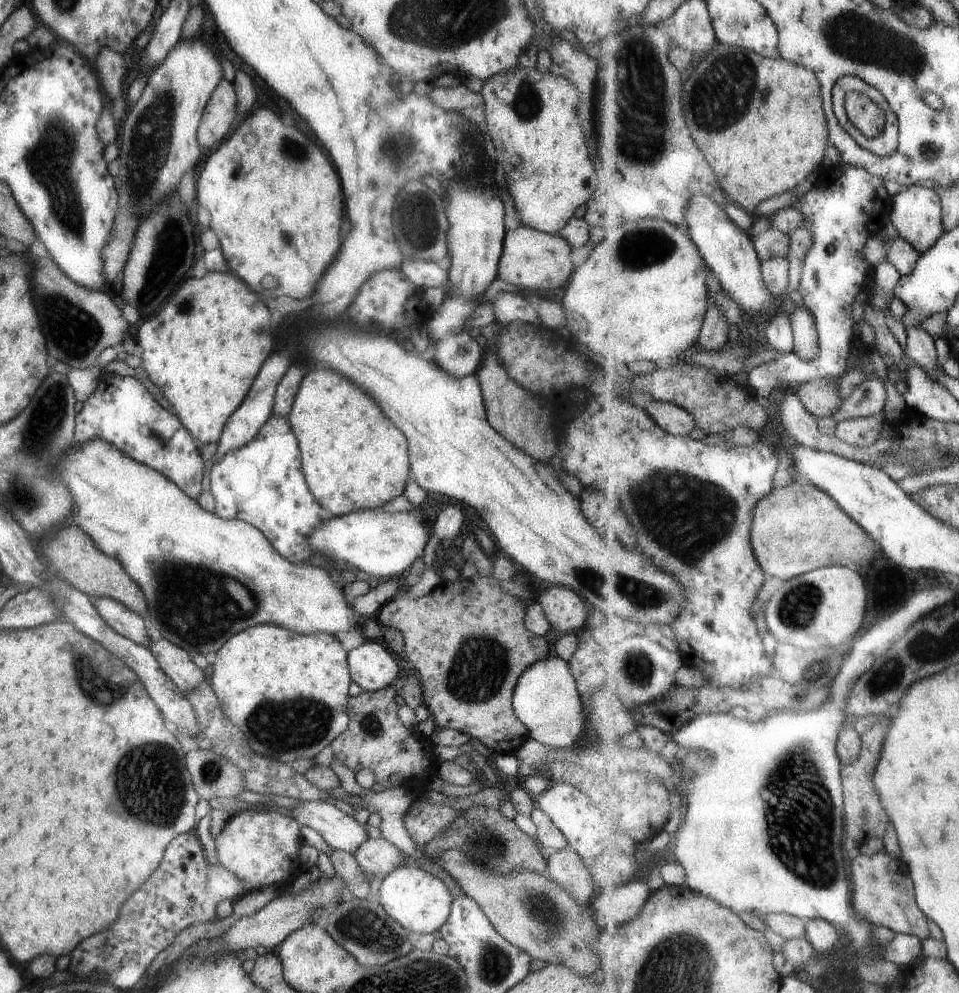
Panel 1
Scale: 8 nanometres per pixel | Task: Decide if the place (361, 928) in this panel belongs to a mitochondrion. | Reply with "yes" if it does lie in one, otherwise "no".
yes

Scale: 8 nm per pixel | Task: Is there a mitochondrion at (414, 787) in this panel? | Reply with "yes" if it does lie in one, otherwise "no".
no

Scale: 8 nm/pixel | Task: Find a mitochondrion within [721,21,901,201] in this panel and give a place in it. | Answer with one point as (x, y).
(864, 121)

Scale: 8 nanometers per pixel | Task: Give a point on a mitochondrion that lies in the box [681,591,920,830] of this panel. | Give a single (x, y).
(886, 679)

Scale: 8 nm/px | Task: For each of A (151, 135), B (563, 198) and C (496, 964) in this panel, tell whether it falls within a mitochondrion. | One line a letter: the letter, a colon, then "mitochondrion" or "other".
A: mitochondrion
B: other
C: mitochondrion

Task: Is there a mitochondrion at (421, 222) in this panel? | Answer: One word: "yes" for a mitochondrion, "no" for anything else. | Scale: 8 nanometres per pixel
yes

